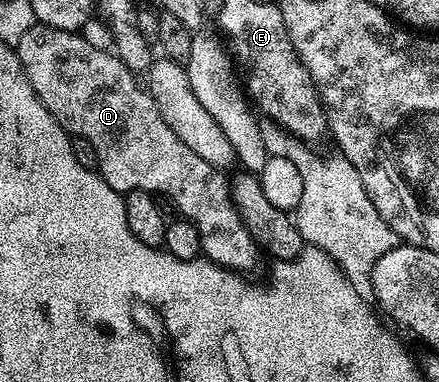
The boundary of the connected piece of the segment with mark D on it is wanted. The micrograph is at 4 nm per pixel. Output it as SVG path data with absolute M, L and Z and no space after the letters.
M36 24L29 28L17 45L19 62L27 73L33 92L45 104L45 108L55 117L57 124L68 134L76 138L89 140L97 151L99 165L97 173L109 184L109 188L126 196L130 190L149 190L160 195L168 194L175 201L184 219L194 222L201 236L201 251L206 261L215 262L227 270L248 272L255 266L257 247L251 238L249 228L241 220L237 208L231 199L229 178L222 170L205 164L197 152L191 151L182 140L173 133L173 128L161 120L157 104L153 104L151 95L141 85L136 75L110 49L102 50L94 46L82 33L73 30L58 30L52 26Z

